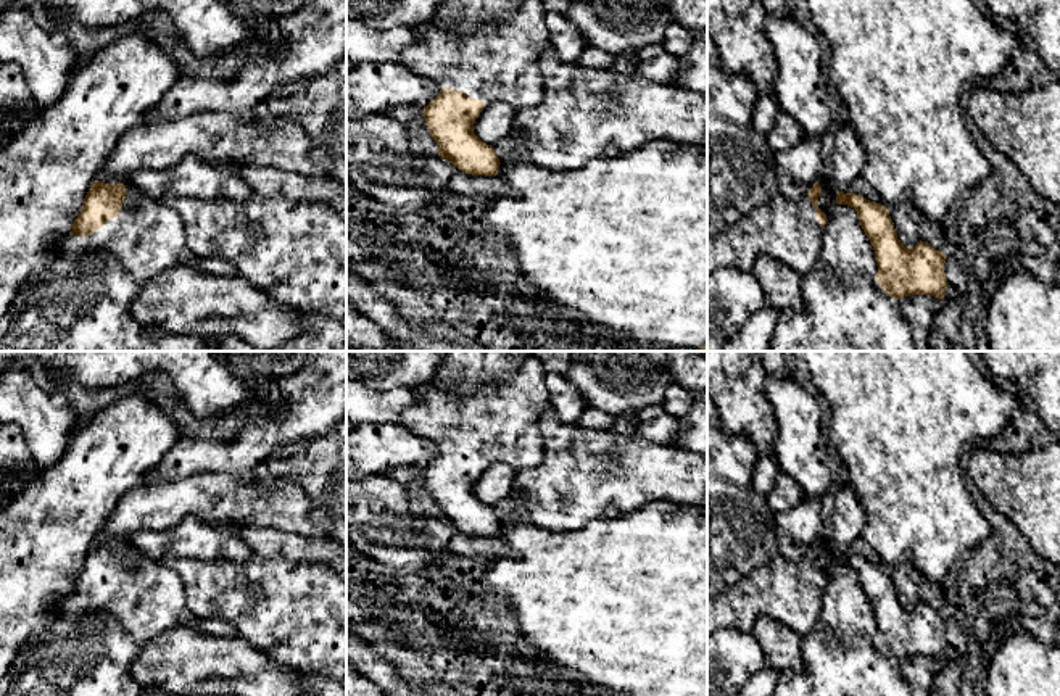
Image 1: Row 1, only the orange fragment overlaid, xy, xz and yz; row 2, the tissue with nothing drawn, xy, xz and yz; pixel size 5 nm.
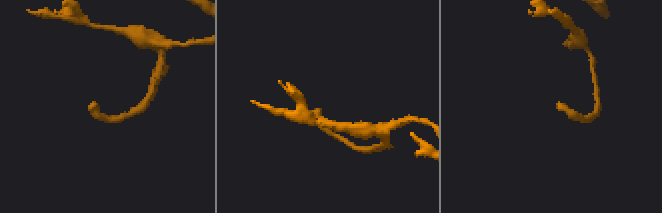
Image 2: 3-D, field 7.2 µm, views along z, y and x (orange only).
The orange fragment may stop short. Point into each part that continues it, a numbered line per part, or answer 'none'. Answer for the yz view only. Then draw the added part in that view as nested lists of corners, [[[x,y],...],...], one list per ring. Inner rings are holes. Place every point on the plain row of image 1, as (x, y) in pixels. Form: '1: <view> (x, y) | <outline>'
1: yz (785, 590) | [[[781,554],[767,562],[728,591],[707,599],[707,636],[718,630],[738,630],[751,633],[759,617],[768,615],[801,636],[820,628],[823,590],[818,585],[815,569],[809,556],[797,561],[785,559]]]

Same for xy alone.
1: xy (149, 598) | [[[124,559],[118,578],[89,598],[68,594],[60,609],[69,619],[103,619],[110,628],[126,632],[137,648],[176,627],[192,627],[214,638],[237,636],[229,622],[193,615],[182,580],[159,561]]]

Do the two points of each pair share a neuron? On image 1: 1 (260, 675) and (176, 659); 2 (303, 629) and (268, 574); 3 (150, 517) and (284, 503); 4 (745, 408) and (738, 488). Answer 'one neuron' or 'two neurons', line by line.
1: one neuron
2: one neuron
3: one neuron
4: two neurons

